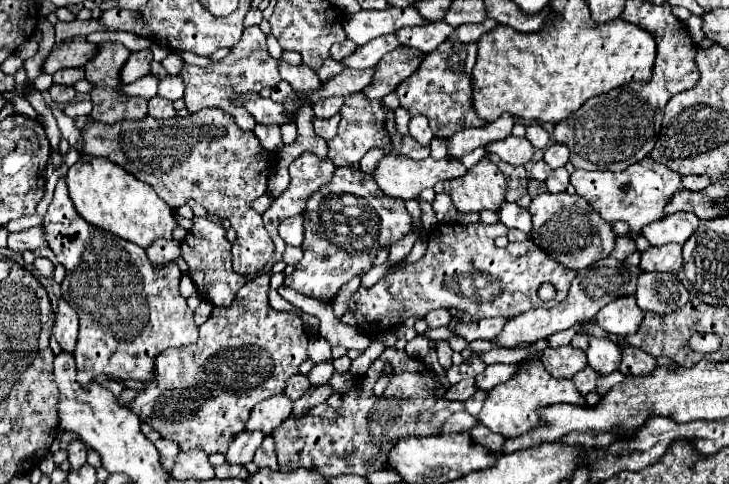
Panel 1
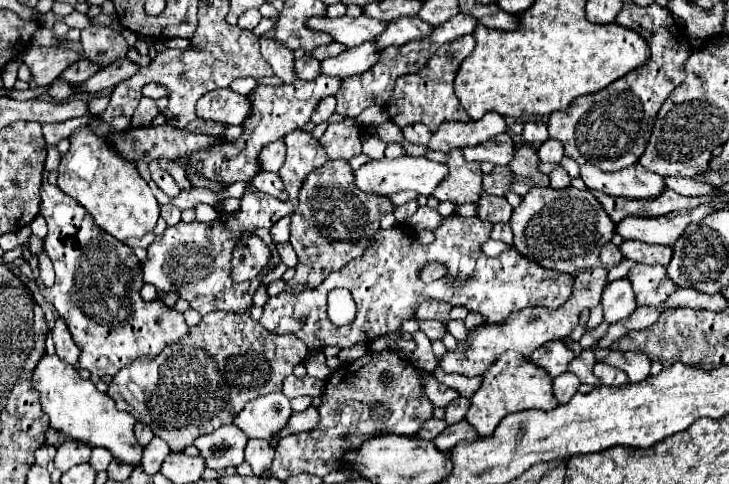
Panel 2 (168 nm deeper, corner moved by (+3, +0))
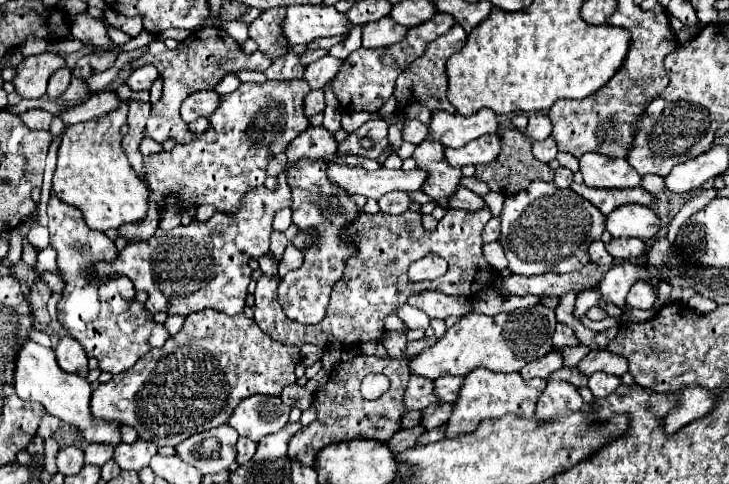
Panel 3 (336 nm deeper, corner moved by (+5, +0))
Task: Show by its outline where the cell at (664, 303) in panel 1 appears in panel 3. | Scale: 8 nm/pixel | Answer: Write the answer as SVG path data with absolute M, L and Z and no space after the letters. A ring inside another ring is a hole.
M636 281L626 297L626 309L652 309L656 297L648 281Z

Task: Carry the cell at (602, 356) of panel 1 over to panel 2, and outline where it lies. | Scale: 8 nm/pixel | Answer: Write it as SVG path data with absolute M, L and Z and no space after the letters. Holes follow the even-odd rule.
M596 361L594 365L594 375L598 375L598 379L604 383L604 385L622 385L628 381L626 373L622 373L618 367L614 365L608 365L604 361Z

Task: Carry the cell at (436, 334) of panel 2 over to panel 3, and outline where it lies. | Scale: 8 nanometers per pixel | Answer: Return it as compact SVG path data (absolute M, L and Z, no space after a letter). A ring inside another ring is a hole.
M402 305L402 307L398 307L396 309L396 315L404 321L404 325L408 327L408 329L428 329L428 325L430 325L430 317L424 313L424 311L418 311L418 309L414 309L412 305Z

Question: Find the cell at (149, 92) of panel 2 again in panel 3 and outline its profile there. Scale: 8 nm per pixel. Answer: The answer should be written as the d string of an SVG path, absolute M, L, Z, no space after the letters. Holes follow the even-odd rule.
M144 65L144 67L134 69L134 71L130 73L130 77L126 79L126 83L128 83L128 87L134 89L134 91L144 91L144 89L150 89L150 87L152 87L152 83L154 83L156 77L158 77L156 67Z

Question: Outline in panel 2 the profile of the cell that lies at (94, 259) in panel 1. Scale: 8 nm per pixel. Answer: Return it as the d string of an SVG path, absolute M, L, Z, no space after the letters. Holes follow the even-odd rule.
M42 185L42 203L40 215L46 219L48 235L44 237L44 249L54 263L56 283L50 287L48 301L54 305L60 317L64 317L74 343L80 347L78 369L88 369L92 375L116 375L122 367L134 363L138 357L154 357L164 347L178 343L188 335L188 325L184 321L184 313L164 305L162 301L144 301L140 297L140 289L144 287L142 265L134 255L134 249L124 245L122 241L110 237L106 231L94 225L94 219L82 205L78 205L72 197L60 191L56 185Z

